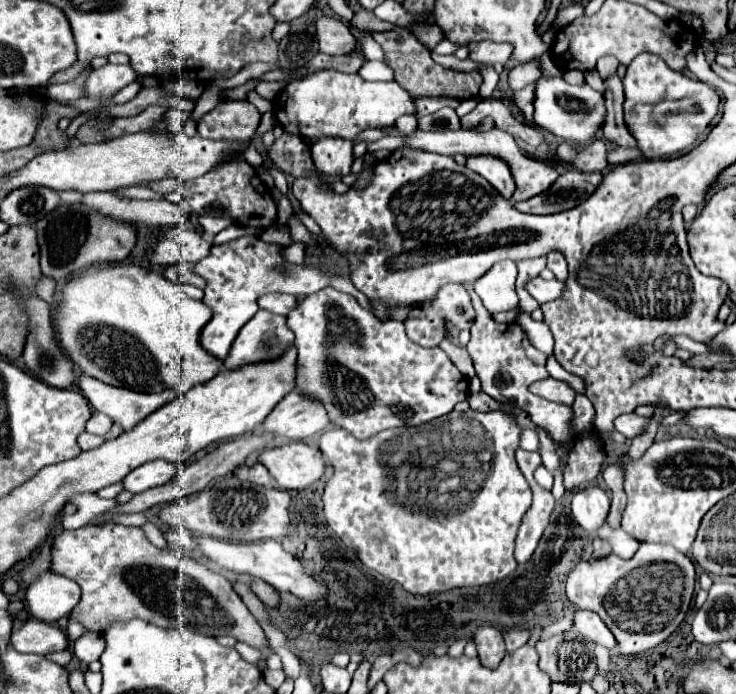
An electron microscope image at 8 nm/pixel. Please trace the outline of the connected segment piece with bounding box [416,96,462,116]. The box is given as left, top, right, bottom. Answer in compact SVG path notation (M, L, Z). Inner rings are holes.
M444 96L444 98L416 98L416 108L418 108L418 116L424 116L424 114L436 112L444 106L456 108L460 102L462 102L460 98L450 98L450 96Z

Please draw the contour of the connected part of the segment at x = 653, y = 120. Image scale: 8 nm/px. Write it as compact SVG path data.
M650 52L638 54L626 68L624 88L624 122L636 138L644 158L674 156L690 148L696 138L710 126L718 112L720 96L704 82L692 82L684 74L668 68L668 64Z

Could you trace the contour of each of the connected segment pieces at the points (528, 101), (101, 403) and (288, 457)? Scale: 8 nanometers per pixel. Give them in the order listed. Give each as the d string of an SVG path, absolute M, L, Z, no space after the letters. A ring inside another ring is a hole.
M532 84L526 86L526 88L522 88L522 90L518 90L518 92L514 92L514 96L510 100L520 108L524 120L532 122L532 112L534 112L534 108L532 108L532 100L534 100L534 88L532 88Z
M80 376L78 388L86 396L90 406L94 406L96 412L108 414L112 422L122 426L124 430L132 430L154 410L172 402L178 396L178 392L158 392L158 394L130 392L126 388L102 384L100 380L94 380L90 376Z
M290 442L278 448L268 448L258 456L258 462L264 464L270 476L278 480L278 486L286 490L306 488L326 470L322 452L304 442Z

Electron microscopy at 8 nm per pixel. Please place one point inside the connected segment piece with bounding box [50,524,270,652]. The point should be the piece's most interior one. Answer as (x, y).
(122, 576)

